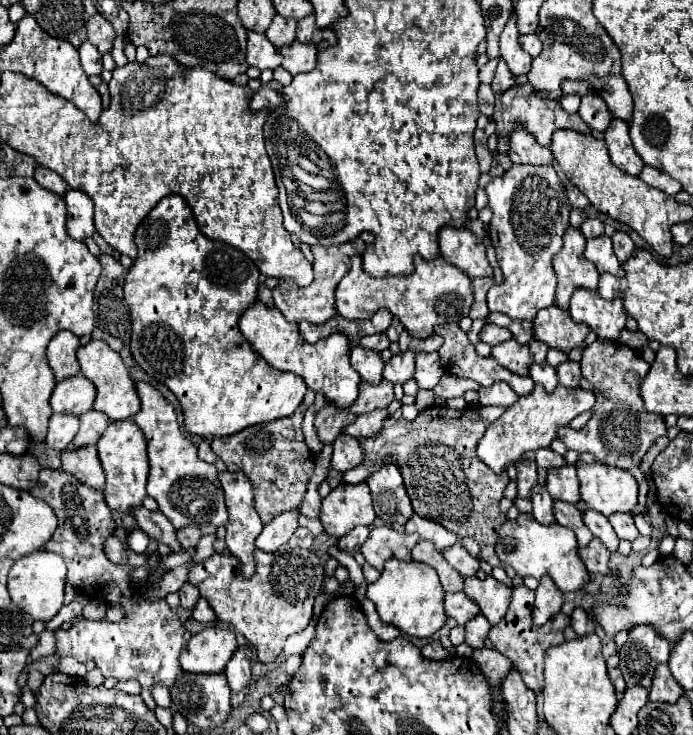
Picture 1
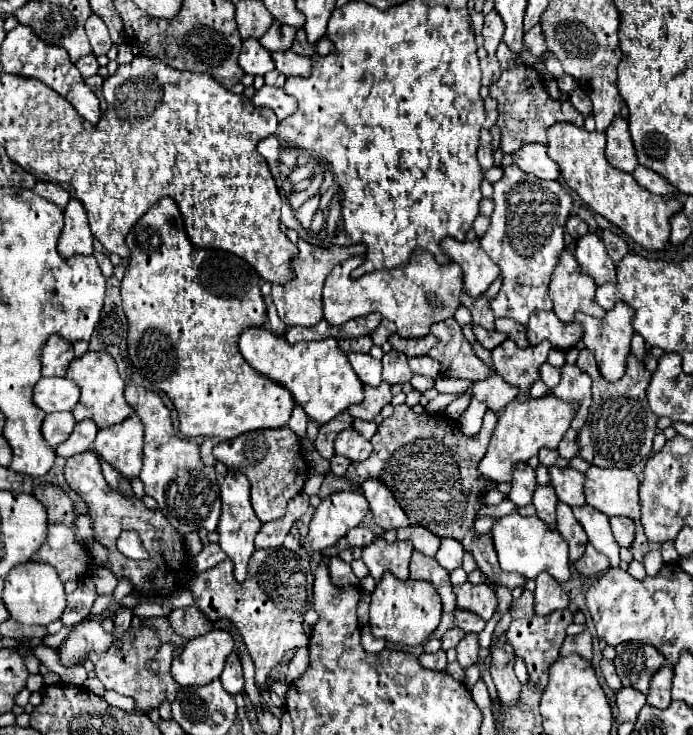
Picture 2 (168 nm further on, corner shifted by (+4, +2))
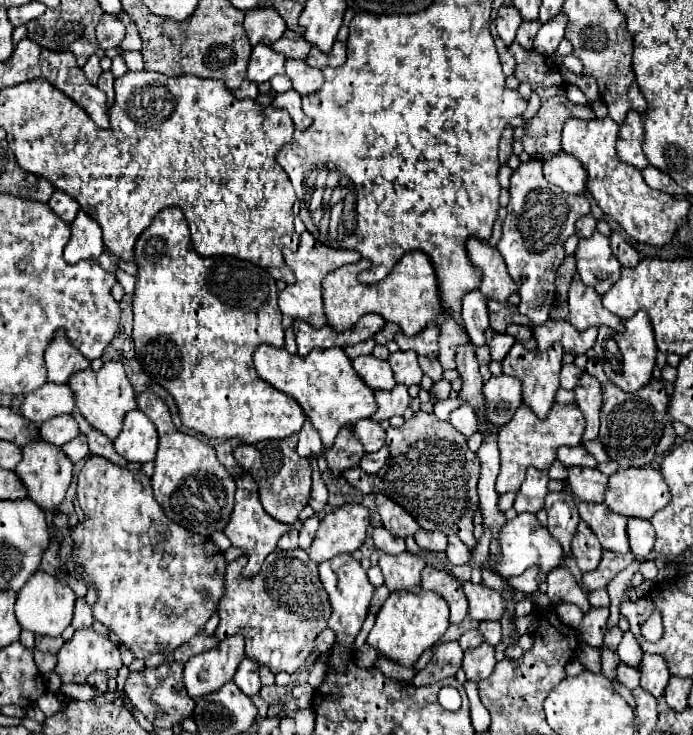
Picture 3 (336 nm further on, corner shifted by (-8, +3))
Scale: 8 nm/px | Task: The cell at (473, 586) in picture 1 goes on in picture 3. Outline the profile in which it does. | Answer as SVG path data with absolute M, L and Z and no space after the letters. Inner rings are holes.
M464 583L464 595L468 599L468 617L474 621L498 621L504 615L506 601L500 593L484 583Z

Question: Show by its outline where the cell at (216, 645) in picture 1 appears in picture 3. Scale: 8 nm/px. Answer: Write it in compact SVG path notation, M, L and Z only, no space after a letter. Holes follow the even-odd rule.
M244 637L220 641L214 649L192 657L184 665L184 685L190 697L204 697L232 681L240 661L244 659Z

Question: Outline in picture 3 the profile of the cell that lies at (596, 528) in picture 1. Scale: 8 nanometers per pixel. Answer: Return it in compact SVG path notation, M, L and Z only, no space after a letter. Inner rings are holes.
M576 499L580 519L594 531L600 545L614 553L628 553L628 535L626 535L626 517L612 513L604 503L584 503Z

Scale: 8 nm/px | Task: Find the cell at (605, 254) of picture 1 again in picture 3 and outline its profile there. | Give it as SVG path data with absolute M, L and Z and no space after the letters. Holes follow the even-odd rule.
M598 231L588 239L580 239L576 249L576 271L588 287L604 295L620 277L620 263L610 249L610 239Z

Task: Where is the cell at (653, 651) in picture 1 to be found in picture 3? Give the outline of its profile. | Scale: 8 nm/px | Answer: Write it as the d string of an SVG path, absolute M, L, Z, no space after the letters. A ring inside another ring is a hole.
M644 655L640 665L640 687L660 699L664 695L668 679L670 673L664 659L660 659L660 655Z

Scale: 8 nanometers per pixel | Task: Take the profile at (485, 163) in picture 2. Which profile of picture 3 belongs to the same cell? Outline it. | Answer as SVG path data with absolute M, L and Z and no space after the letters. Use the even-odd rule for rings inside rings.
M506 127L504 133L502 133L502 139L500 139L500 163L506 165L510 155L512 155L512 143L514 143L514 127Z

